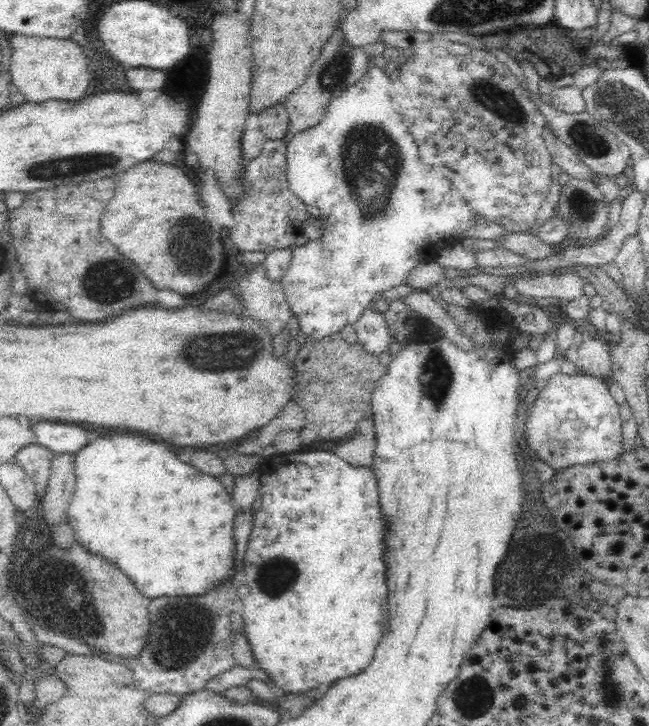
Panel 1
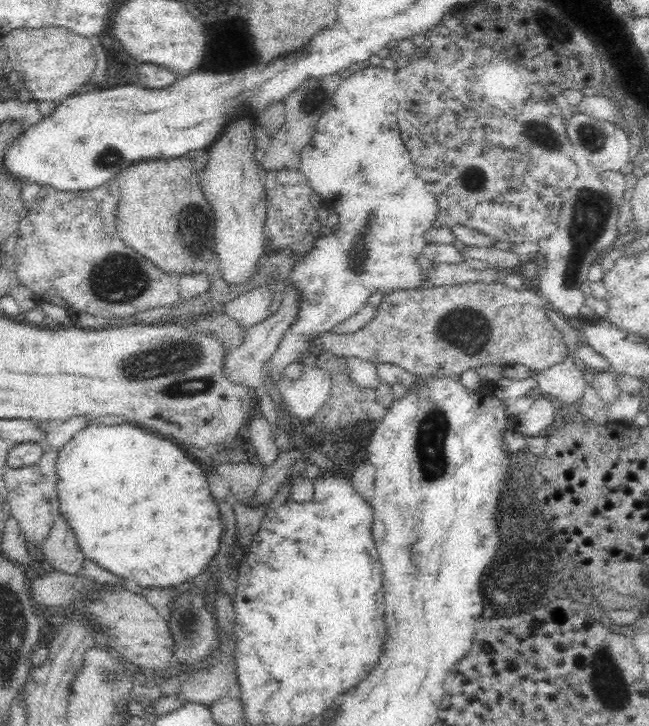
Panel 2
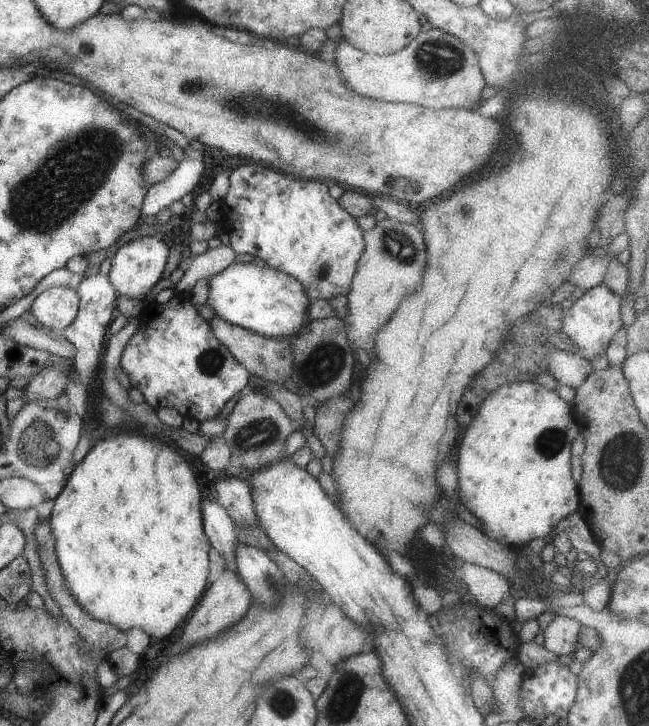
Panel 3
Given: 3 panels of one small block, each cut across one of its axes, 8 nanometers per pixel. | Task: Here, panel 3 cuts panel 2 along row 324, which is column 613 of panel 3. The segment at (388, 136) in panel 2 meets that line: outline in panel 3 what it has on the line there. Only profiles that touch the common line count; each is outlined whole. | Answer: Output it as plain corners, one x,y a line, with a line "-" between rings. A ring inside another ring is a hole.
604,283
587,290
565,312
561,332
581,348
580,356
591,361
601,350
607,349
614,334
622,326
620,319
621,296
612,292

